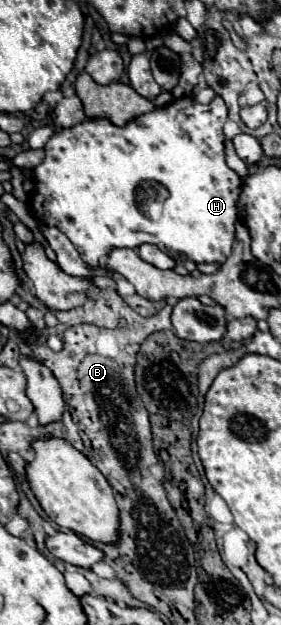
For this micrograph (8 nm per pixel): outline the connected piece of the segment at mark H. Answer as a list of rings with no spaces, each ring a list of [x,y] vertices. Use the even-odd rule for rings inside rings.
[[[181,97],[161,109],[153,109],[145,115],[135,117],[125,127],[117,127],[105,119],[85,119],[71,129],[61,129],[47,141],[45,159],[35,169],[37,191],[31,201],[31,209],[43,225],[61,229],[89,267],[97,267],[113,247],[137,249],[143,243],[157,245],[177,263],[195,261],[223,265],[235,241],[235,223],[239,213],[237,197],[243,185],[241,177],[225,163],[225,121],[227,105],[225,101],[221,101],[221,97],[215,97],[207,105],[201,105],[191,97]],[[153,183],[159,183],[169,191],[169,197],[165,199],[167,229],[163,225],[163,219],[149,219],[137,205],[149,203],[153,199]],[[149,187],[151,197],[147,193]],[[141,191],[145,193],[143,199],[139,195]]]

